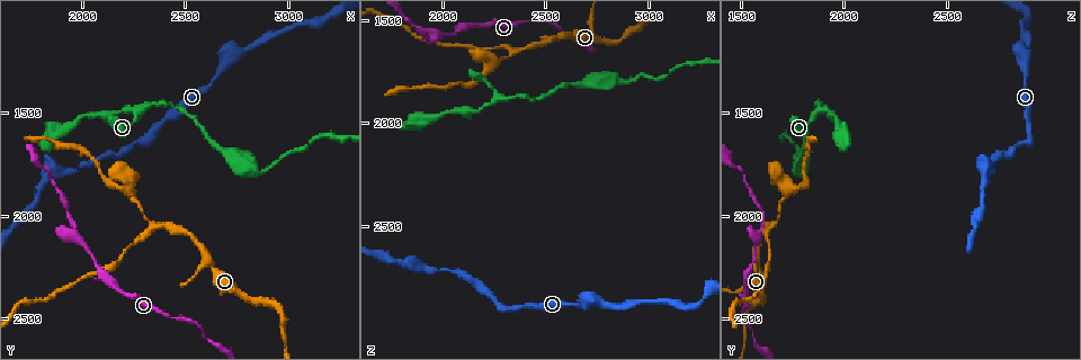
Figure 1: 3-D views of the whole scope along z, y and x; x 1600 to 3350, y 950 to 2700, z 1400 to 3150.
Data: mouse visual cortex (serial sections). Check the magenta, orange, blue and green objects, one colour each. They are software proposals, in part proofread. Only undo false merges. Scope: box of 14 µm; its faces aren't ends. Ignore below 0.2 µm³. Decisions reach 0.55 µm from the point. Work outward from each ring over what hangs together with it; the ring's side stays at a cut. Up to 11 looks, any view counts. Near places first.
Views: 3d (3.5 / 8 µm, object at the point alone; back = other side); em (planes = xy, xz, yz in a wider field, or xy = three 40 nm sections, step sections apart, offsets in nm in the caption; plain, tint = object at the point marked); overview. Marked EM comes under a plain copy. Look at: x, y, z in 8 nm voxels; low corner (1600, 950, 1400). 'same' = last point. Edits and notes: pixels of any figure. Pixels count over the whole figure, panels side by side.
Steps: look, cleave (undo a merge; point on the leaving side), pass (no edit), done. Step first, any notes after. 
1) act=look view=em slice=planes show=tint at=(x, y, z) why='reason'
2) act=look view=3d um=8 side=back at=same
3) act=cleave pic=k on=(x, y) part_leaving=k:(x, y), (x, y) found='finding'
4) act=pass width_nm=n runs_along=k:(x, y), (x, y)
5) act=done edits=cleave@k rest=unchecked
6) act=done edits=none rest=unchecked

act=look view=3d um=3.5 side=back at=(2350, 2050, 1640) why='a fork'

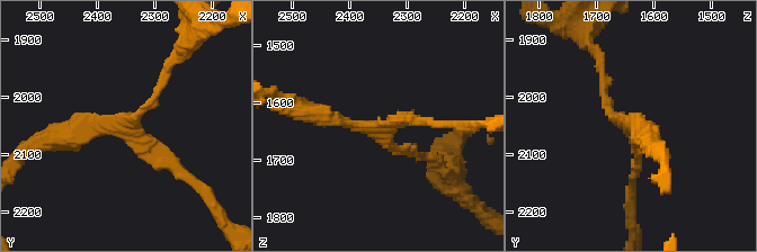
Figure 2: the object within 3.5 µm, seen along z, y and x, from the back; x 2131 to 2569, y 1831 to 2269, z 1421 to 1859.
act=look view=em slice=xy step=5 show=tint at=(2355, 2060, 1640) arms=3 arm_widths_nm=100,150,250

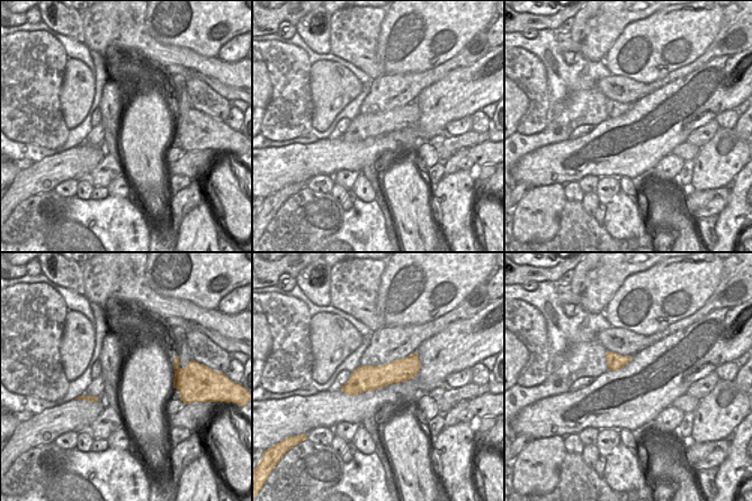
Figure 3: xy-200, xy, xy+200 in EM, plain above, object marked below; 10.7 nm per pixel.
act=look view=em slice=xy step=3 show=tint at=same why='cut it another way'

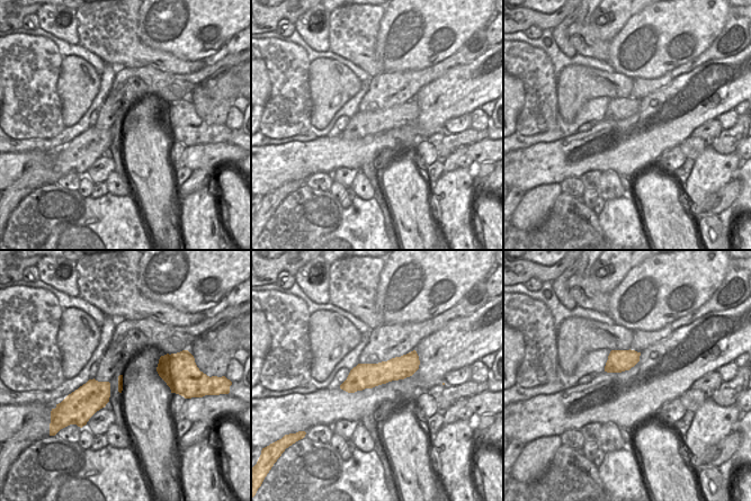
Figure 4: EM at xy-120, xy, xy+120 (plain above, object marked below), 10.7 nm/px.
act=pass width_nm=260 runs_along=4:(413, 354), (399, 368), (343, 386) found='one cell here'

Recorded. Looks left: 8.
act=look view=3d um=3.5 at=(1940, 2030, 1600) why='calibre changes'

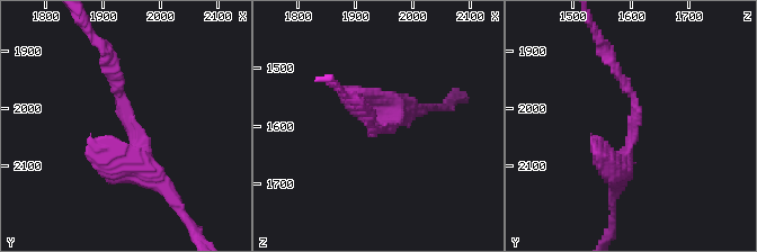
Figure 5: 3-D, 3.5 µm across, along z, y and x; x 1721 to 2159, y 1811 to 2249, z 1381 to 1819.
act=look view=em slice=xy step=1 show=tint at=(1950, 2035, 1605) arm_widths_nm=150,300 why='shape alone is not enough'

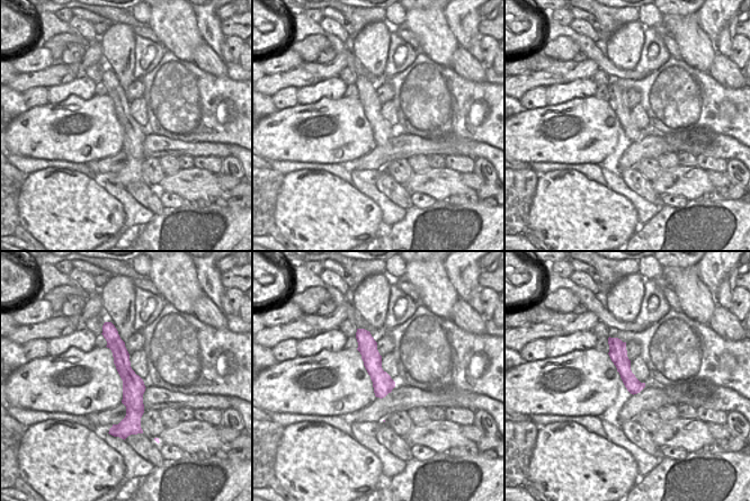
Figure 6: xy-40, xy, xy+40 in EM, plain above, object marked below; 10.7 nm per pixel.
act=pass width_nm=220 runs_along=6:(112, 331), (133, 385), (133, 426) found='all the same cell'

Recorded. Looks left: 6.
act=look view=3d um=8 at=(2280, 1490, 1870) why='abrupt turn'

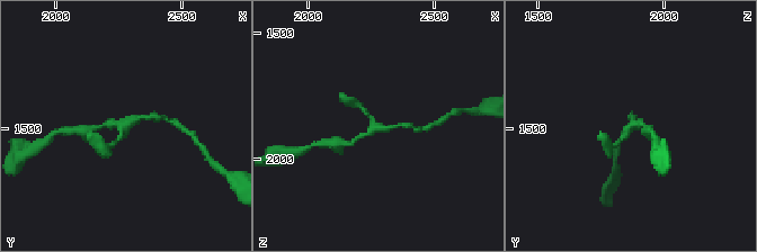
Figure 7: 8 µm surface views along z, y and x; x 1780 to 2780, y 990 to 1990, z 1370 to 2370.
act=look view=em slice=planes show=tint at=(2270, 1490, 1870) why='now the EM'

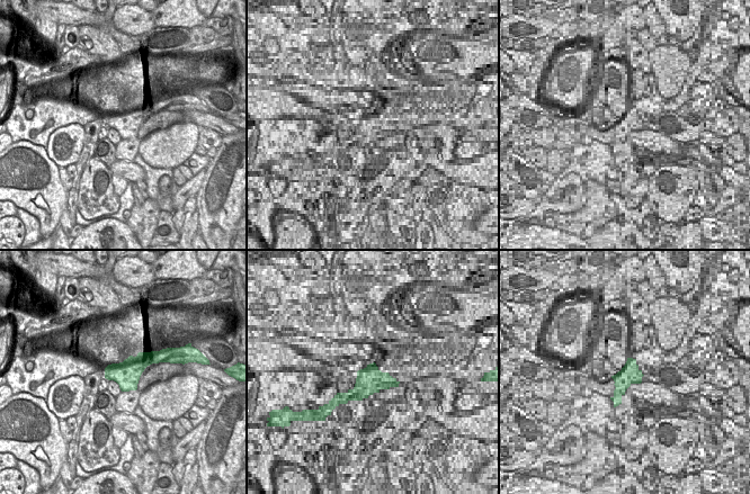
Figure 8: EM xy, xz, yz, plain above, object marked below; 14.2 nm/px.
act=pass runs_along=7:(108, 146), (128, 123), (154, 117) found='continuous, no second cell'

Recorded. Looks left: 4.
act=look view=em slice=xy step=1 show=tint at=(2880, 1790, 1800)

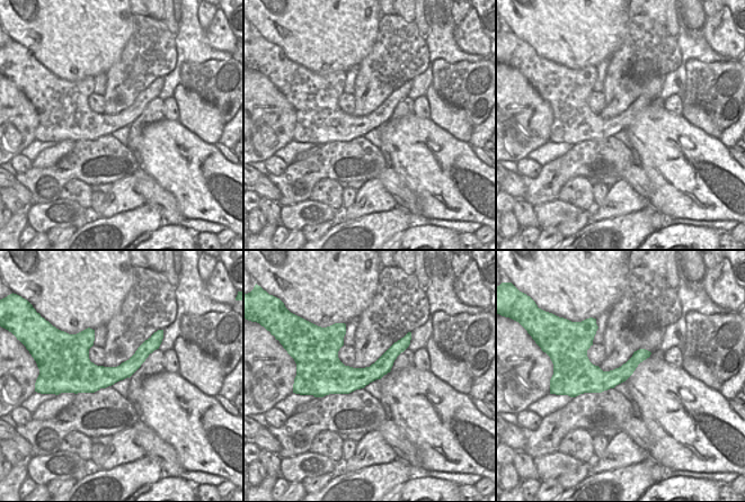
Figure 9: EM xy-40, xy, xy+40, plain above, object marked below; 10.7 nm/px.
act=look view=3d um=3.5 at=same why='wider look'

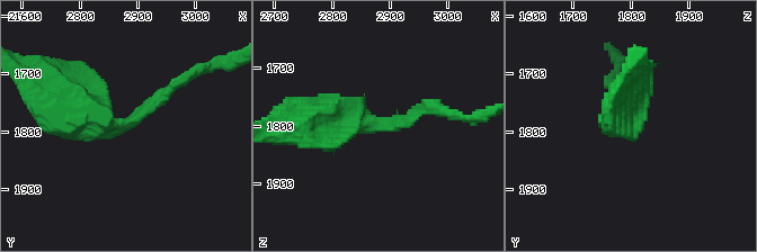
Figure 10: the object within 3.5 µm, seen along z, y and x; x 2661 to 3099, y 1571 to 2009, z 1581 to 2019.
act=pass runs_along=9:(154, 346), (117, 374), (69, 369) found='continuous, no second cell'

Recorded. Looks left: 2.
act=done edits=none rest=unchecked

